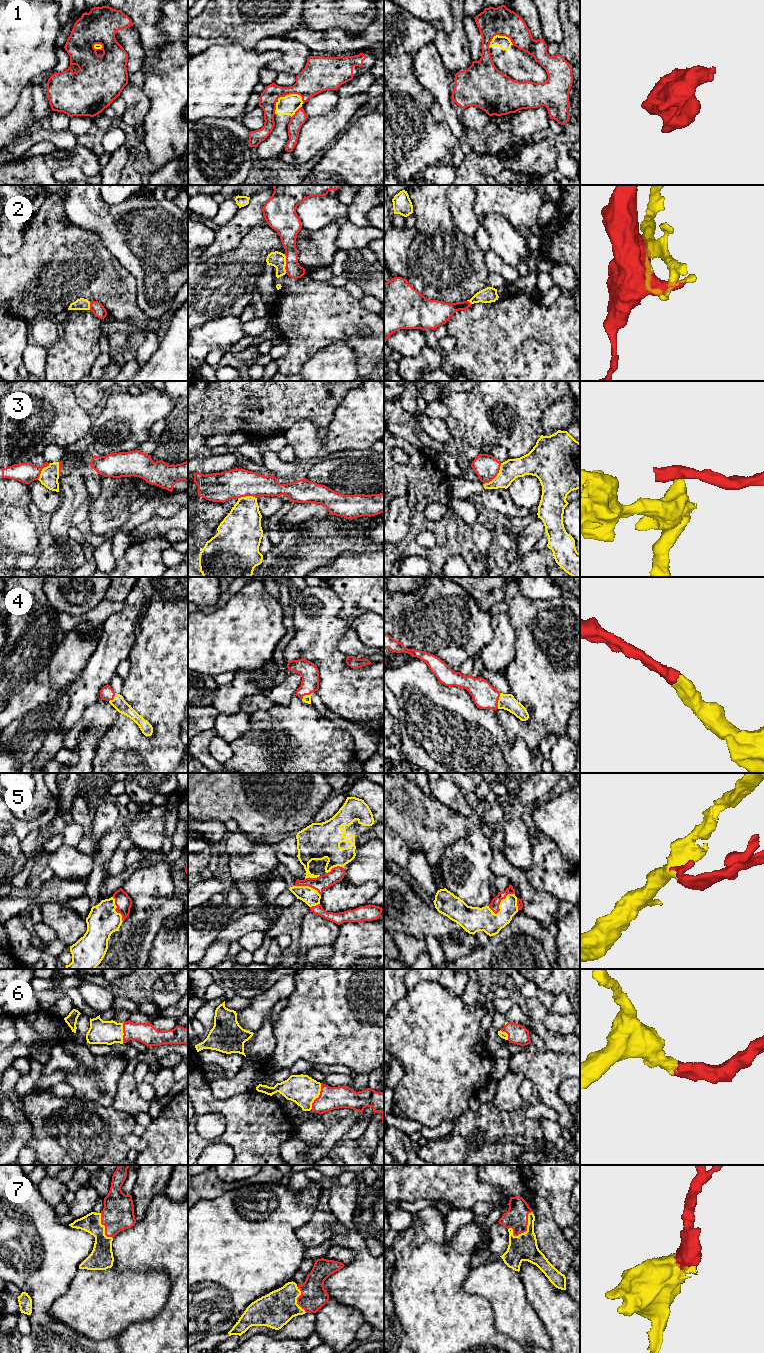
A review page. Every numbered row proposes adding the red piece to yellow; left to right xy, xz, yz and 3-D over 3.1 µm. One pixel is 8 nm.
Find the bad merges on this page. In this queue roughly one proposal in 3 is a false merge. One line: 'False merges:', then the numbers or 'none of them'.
False merges: 1, 2, 3

